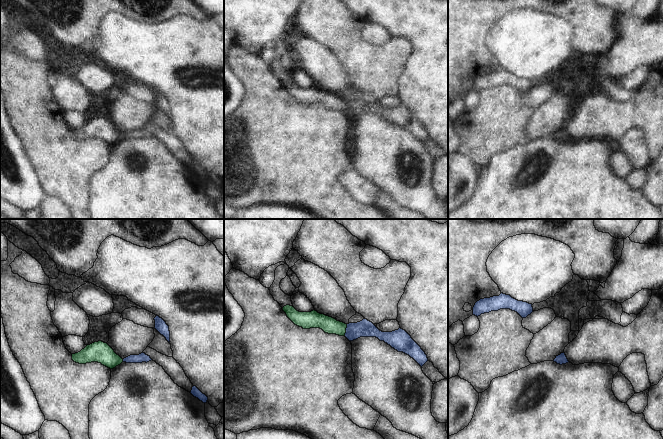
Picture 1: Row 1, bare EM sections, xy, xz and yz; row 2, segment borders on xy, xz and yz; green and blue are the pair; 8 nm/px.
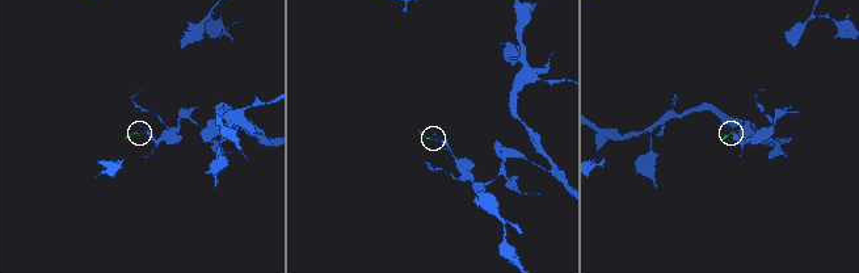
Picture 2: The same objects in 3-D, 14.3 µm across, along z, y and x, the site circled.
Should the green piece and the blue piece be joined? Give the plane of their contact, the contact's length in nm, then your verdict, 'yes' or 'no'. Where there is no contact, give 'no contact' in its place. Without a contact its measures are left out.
meets green in xz; contact 100 nm long; yes

